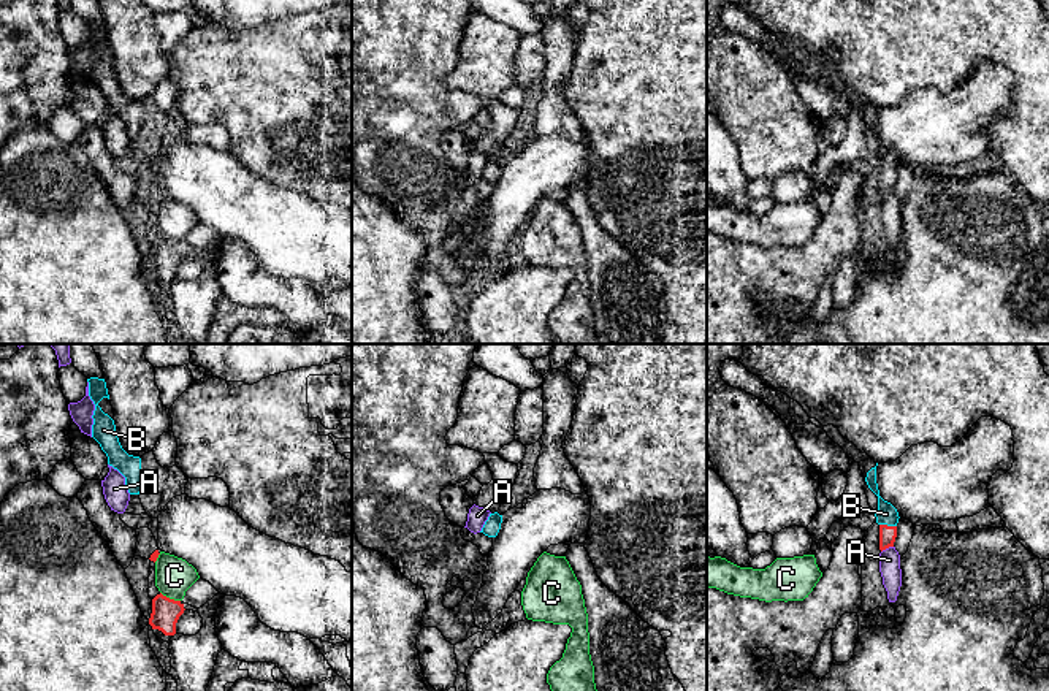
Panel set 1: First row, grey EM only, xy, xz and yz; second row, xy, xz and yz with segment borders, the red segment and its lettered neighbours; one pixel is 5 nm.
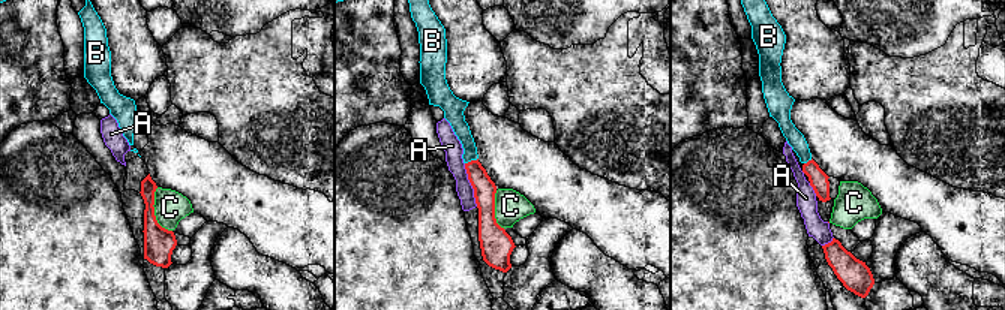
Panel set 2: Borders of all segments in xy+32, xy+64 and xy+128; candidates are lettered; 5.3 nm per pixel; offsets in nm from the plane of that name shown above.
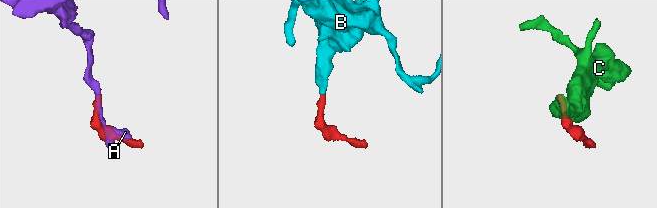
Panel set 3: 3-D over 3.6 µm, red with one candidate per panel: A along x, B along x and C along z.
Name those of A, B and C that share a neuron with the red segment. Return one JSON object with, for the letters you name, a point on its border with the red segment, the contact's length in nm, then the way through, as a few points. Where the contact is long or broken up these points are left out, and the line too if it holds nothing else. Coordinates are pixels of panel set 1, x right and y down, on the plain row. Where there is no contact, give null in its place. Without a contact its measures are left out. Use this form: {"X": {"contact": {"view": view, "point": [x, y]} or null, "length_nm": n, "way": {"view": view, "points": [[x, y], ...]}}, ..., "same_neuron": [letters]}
{"B": {"contact": {"view": "yz", "point": [886, 170]}, "length_nm": 90, "way": {"view": "yz", "points": [[888, 179], [886, 170], [886, 159]]}}, "same_neuron": ["B"]}

